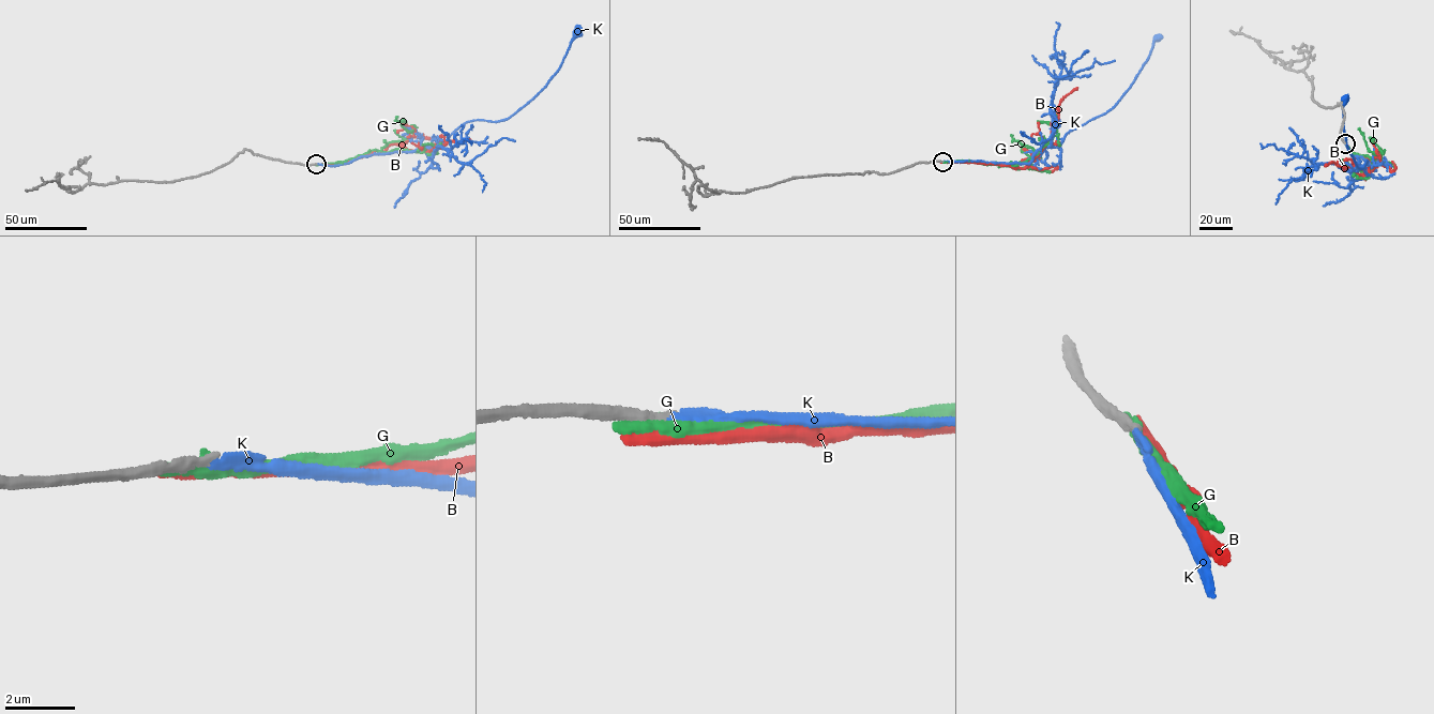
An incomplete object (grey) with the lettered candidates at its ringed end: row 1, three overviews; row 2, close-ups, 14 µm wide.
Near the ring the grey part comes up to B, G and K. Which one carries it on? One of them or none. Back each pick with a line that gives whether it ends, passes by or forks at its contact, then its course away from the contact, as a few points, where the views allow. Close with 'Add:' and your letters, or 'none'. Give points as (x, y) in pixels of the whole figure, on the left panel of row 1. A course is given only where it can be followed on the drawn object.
K: it ends; course (316, 164), (337, 165), (373, 154), (428, 151), (468, 122), (510, 117), (544, 87), (576, 32)
Add: K

